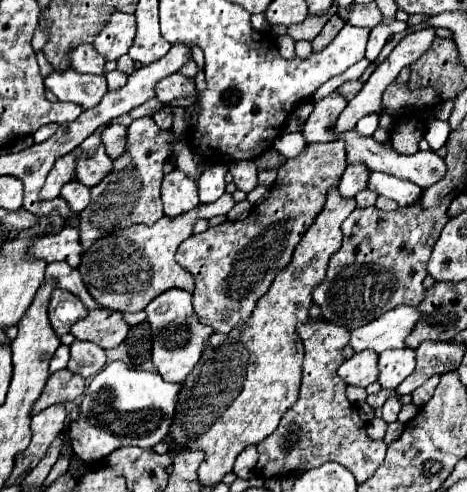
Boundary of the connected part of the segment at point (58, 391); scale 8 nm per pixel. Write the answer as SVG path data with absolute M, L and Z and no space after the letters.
M58 370L50 374L40 398L32 406L32 414L38 414L40 410L58 404L58 402L70 402L78 398L84 392L84 378L70 372L70 370Z

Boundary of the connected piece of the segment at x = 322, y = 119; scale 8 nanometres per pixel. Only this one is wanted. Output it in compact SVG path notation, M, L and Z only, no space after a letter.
M332 92L326 98L322 98L320 102L316 102L312 114L308 116L308 120L302 126L304 140L308 144L334 140L334 122L346 104L348 102L338 92Z

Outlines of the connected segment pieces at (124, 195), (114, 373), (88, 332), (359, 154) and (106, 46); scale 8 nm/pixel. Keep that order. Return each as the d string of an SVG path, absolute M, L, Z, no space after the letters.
M150 116L134 120L128 126L126 152L114 160L114 168L110 174L102 178L100 184L92 186L92 202L78 214L80 218L80 246L86 250L96 240L104 238L104 234L112 234L118 228L128 228L132 224L156 224L162 216L160 202L160 186L164 178L164 162L170 158L174 146L172 130L160 130Z
M122 360L108 364L86 388L80 404L80 420L70 424L70 440L76 456L84 462L98 462L120 446L154 448L168 436L178 394L180 384L164 382L158 372L132 370Z
M106 308L88 312L86 318L76 322L70 330L76 340L88 340L100 348L116 348L128 334L128 324L122 320L120 312Z
M354 130L350 132L344 132L342 136L338 136L346 142L346 155L348 164L356 164L356 162L362 162L364 166L368 166L368 170L376 170L376 172L384 172L384 174L390 174L390 176L396 176L396 178L404 178L404 180L410 180L414 184L418 184L420 188L428 188L432 184L436 184L438 180L444 178L446 174L446 164L444 160L434 154L434 152L422 152L418 150L416 154L412 156L402 156L398 152L394 152L392 148L386 148L384 144L378 144L372 136L370 138L362 138L358 136Z
M112 10L110 20L104 24L100 34L96 34L92 46L104 56L104 60L116 60L128 52L136 36L136 18L134 14L124 14Z

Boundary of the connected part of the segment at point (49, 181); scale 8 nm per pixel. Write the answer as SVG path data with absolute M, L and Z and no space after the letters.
M70 152L62 158L56 160L56 164L52 166L42 190L40 190L40 200L54 200L60 194L60 188L70 182L74 178L74 168L76 168L76 152Z

